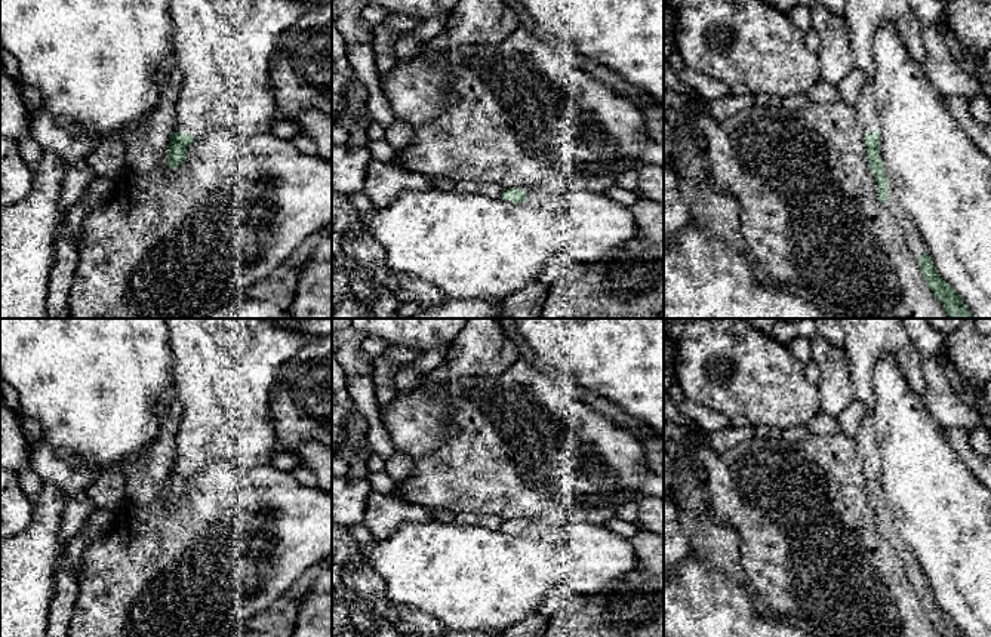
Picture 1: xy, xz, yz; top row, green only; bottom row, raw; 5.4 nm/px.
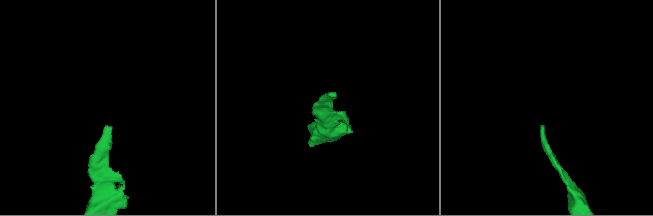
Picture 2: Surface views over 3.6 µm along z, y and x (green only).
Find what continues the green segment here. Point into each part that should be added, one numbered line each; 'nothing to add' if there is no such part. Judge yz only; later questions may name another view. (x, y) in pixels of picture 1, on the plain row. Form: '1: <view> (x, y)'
1: yz (867, 339)

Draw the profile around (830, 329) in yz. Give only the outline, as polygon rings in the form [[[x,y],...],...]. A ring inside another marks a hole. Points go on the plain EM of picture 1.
[[[816,318],[816,333],[835,347],[841,347],[841,318]]]

